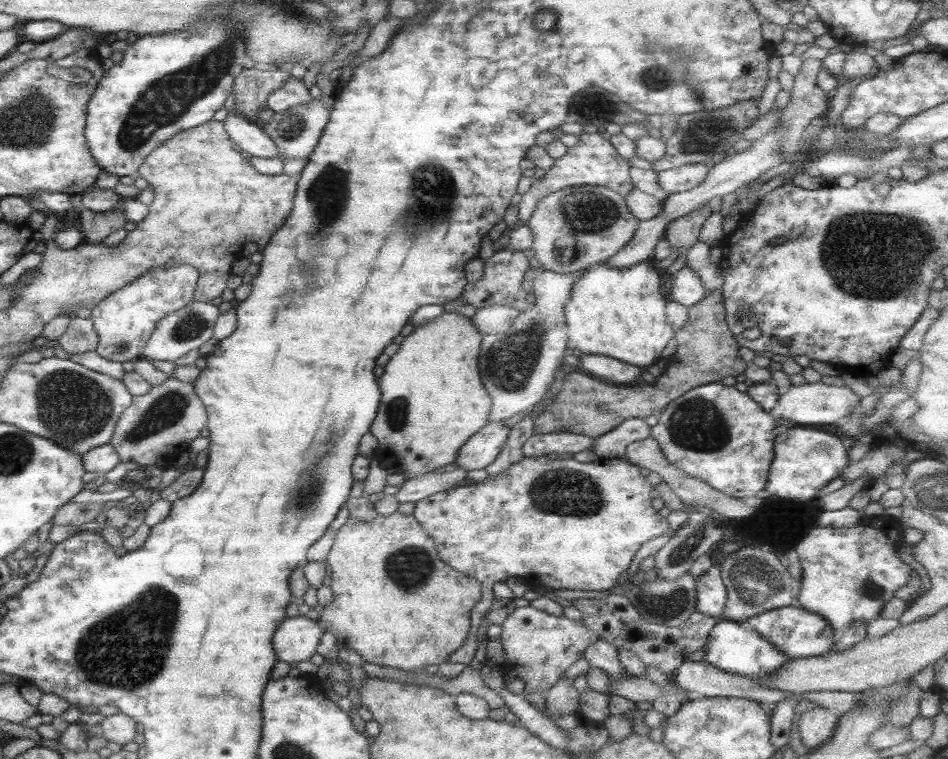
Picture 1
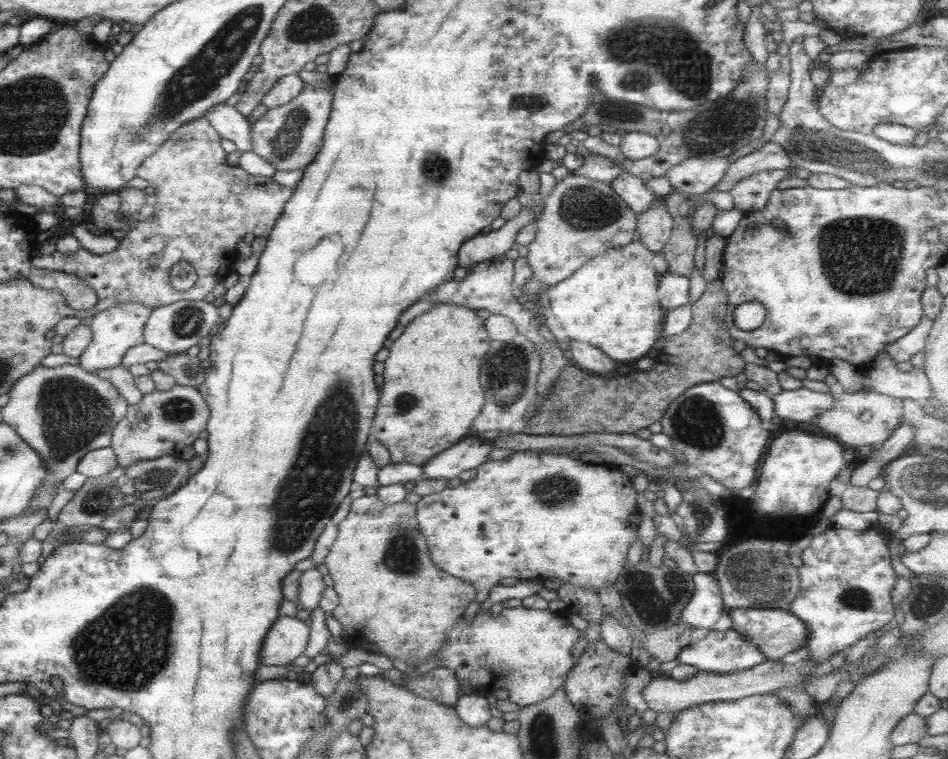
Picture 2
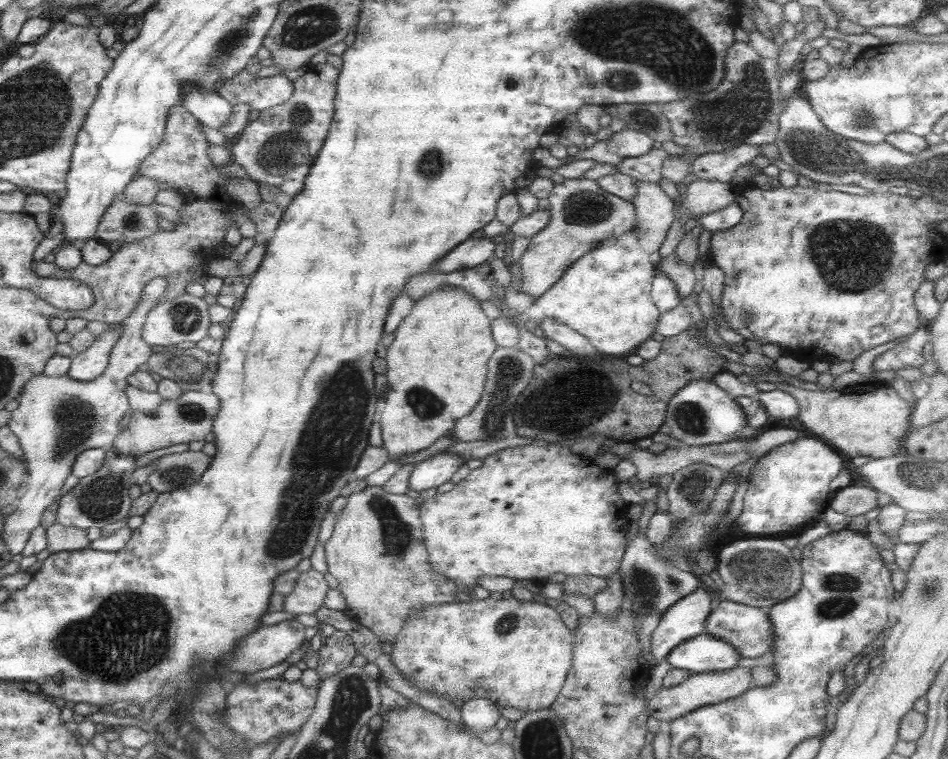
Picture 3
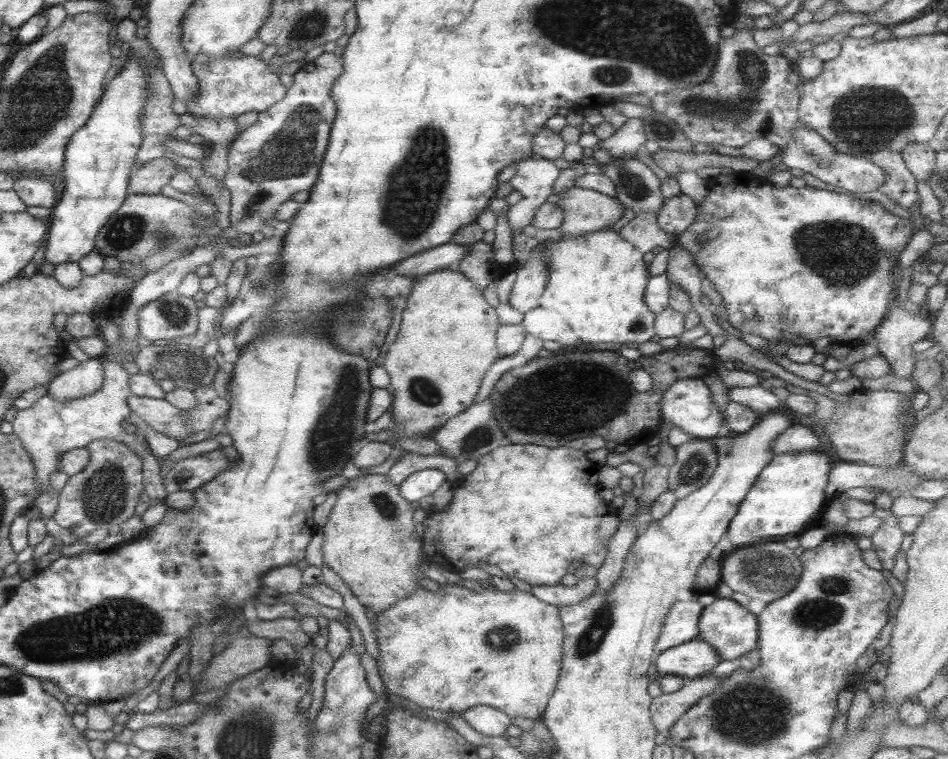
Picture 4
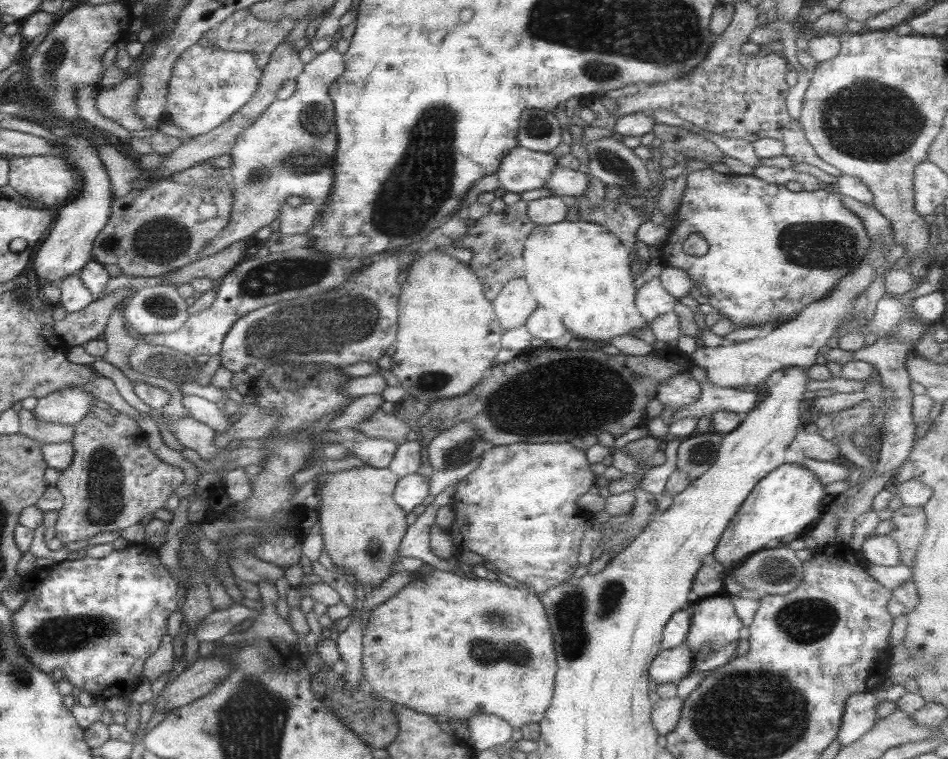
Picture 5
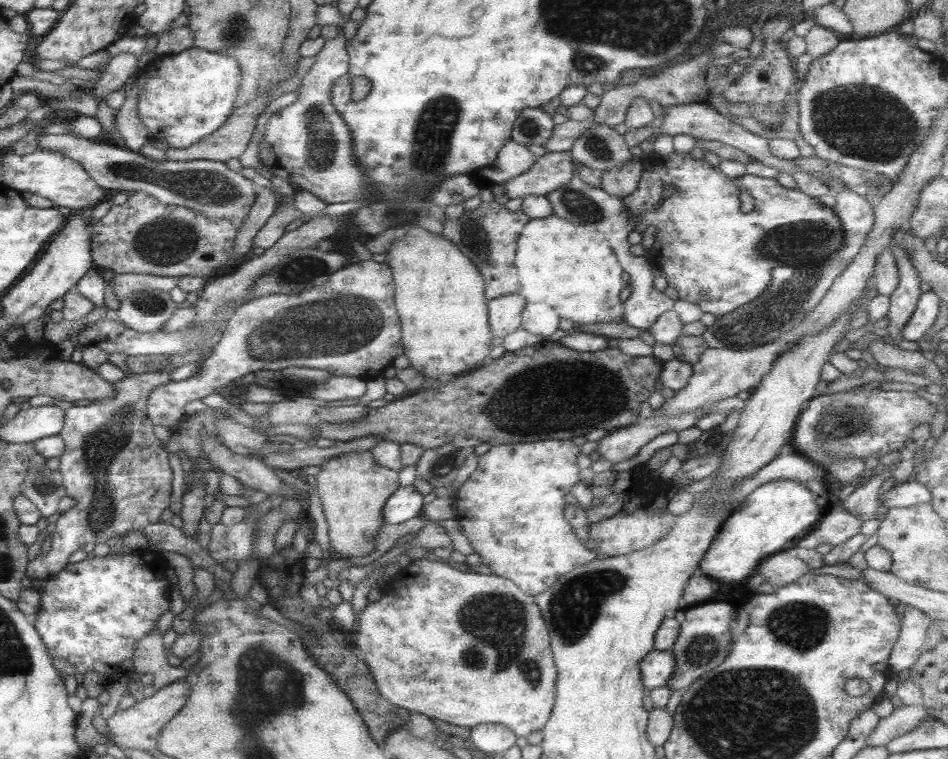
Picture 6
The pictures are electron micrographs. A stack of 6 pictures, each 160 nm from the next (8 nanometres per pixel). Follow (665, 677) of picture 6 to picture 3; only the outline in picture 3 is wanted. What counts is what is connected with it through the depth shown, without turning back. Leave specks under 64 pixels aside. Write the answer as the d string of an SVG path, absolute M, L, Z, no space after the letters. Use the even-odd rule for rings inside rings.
M705 633L675 646L665 662L692 674L727 671L736 667L740 656L729 644Z

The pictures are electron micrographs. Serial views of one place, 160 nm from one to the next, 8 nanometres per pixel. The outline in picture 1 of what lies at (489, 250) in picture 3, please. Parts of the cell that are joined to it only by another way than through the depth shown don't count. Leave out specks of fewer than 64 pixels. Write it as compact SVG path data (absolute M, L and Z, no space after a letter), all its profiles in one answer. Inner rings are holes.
M581 133L578 136L577 144L567 148L567 153L561 156L551 164L551 168L545 171L541 178L533 179L527 192L521 196L520 202L516 206L517 223L509 225L501 234L499 241L493 242L494 247L500 250L502 244L508 244L509 232L517 226L523 226L529 220L531 212L533 212L534 204L543 199L543 196L557 192L566 188L567 186L595 186L610 189L612 192L624 197L629 194L632 185L629 180L629 164L627 161L621 159L619 154L611 147L611 143L601 137L599 133Z

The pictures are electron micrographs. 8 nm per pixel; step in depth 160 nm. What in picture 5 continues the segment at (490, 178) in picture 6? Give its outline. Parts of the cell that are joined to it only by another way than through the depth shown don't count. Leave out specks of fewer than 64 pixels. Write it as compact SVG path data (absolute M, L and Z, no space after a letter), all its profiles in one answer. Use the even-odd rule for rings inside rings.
M516 147L501 159L497 171L497 181L505 193L520 195L523 192L539 190L551 177L556 158L550 153L534 152Z

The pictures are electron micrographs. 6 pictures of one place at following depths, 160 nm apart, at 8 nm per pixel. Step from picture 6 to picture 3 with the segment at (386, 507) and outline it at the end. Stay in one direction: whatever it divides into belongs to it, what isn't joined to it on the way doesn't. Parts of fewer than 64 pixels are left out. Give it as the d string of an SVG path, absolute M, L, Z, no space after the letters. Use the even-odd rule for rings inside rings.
M437 453L412 465L408 476L408 490L419 492L425 489L436 488L447 482L453 472L459 470L465 463L464 458L451 453Z

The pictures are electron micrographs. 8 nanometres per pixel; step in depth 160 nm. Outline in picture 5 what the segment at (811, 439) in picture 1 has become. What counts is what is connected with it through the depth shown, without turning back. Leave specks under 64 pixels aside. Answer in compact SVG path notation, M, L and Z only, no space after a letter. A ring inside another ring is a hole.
M795 463L780 464L749 491L723 529L711 556L728 572L753 551L785 547L787 542L802 538L810 530L825 511L826 501L822 482L810 470Z

